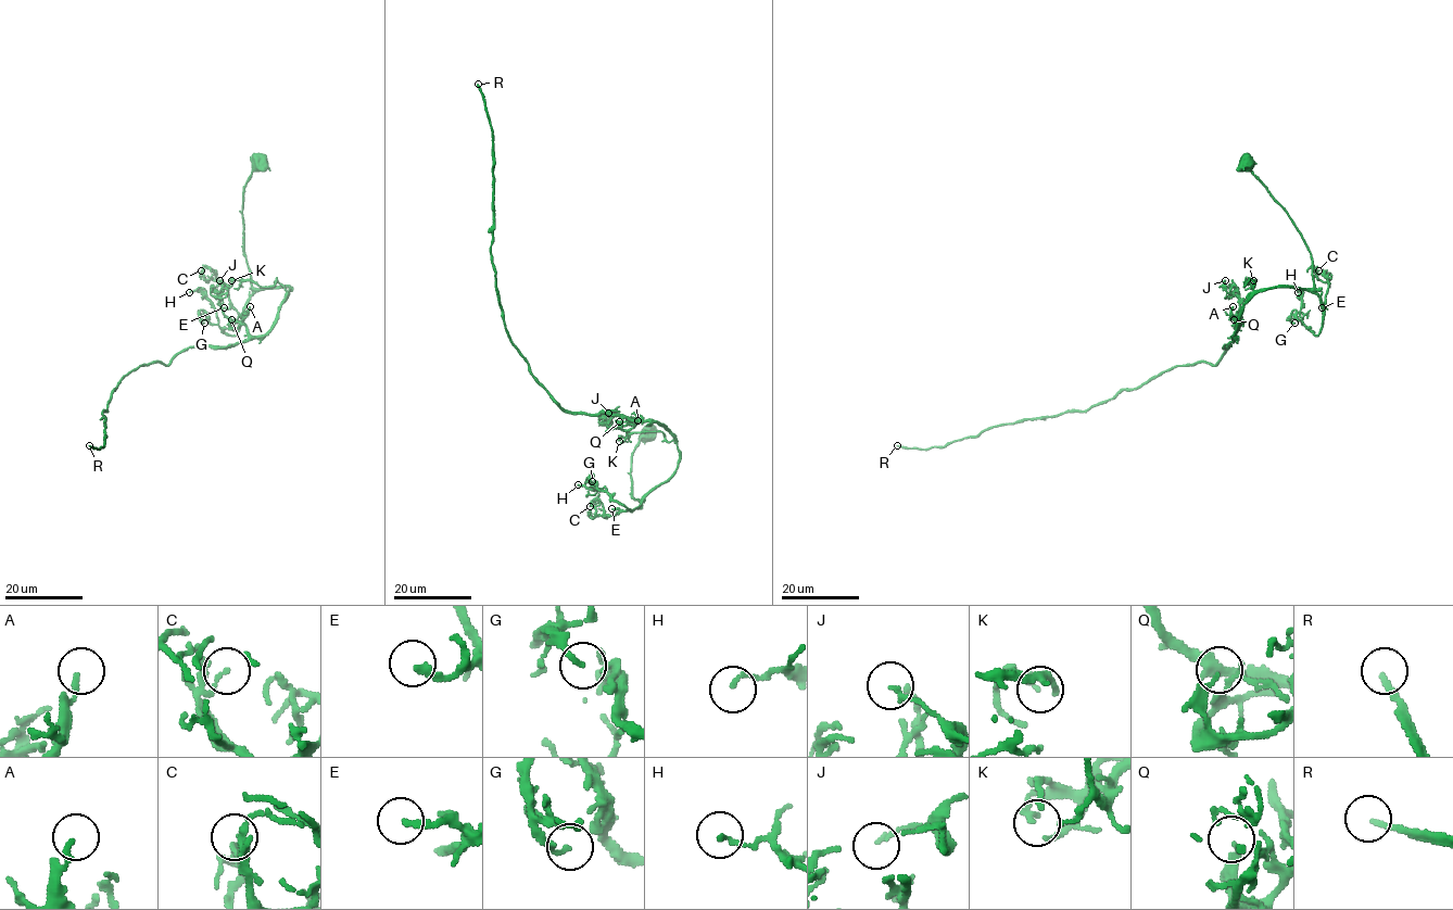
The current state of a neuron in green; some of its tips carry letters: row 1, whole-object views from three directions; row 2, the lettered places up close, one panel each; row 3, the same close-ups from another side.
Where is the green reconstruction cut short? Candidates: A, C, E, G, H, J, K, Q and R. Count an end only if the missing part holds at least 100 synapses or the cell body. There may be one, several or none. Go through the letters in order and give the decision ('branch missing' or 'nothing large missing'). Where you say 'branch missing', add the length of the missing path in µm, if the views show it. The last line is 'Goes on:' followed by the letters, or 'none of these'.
A: nothing large missing
C: nothing large missing
E: nothing large missing
G: nothing large missing
H: nothing large missing
J: nothing large missing
K: nothing large missing
Q: nothing large missing
R: branch missing | 200 µm
Goes on: R

